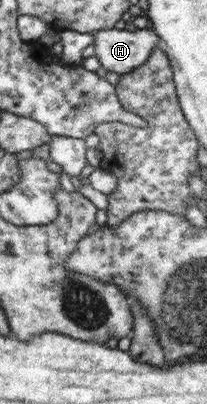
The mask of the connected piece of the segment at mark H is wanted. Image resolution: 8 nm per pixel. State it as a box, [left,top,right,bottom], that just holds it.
[91,28,162,75]

